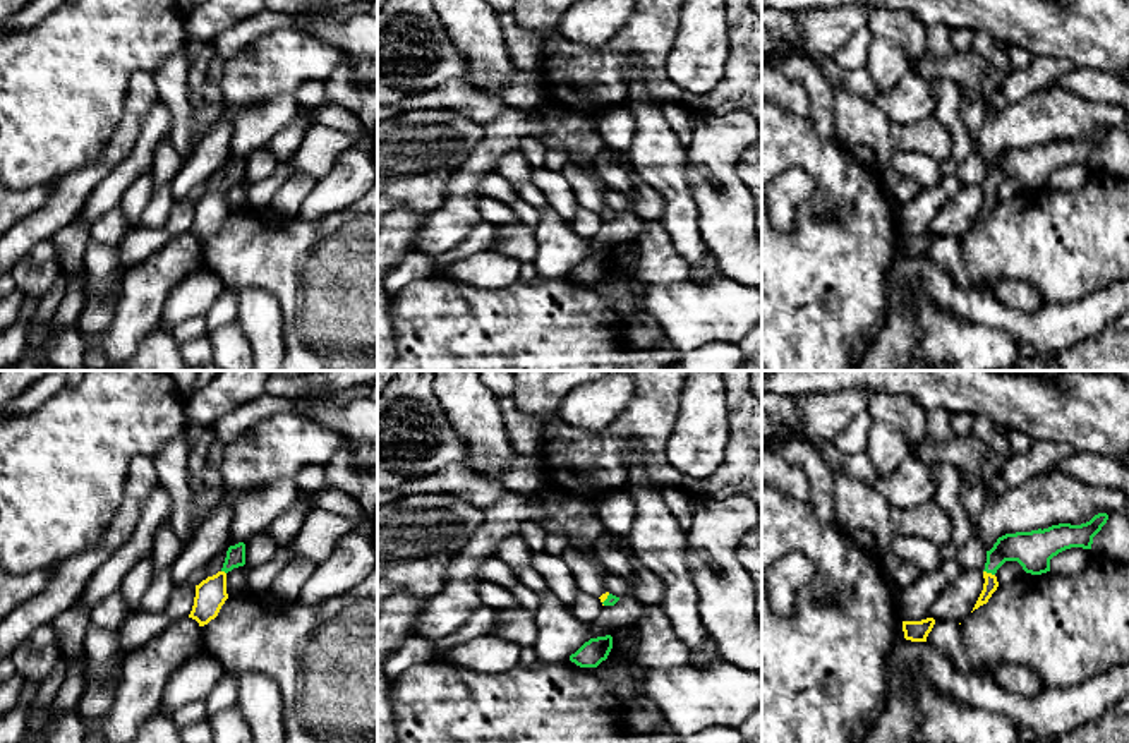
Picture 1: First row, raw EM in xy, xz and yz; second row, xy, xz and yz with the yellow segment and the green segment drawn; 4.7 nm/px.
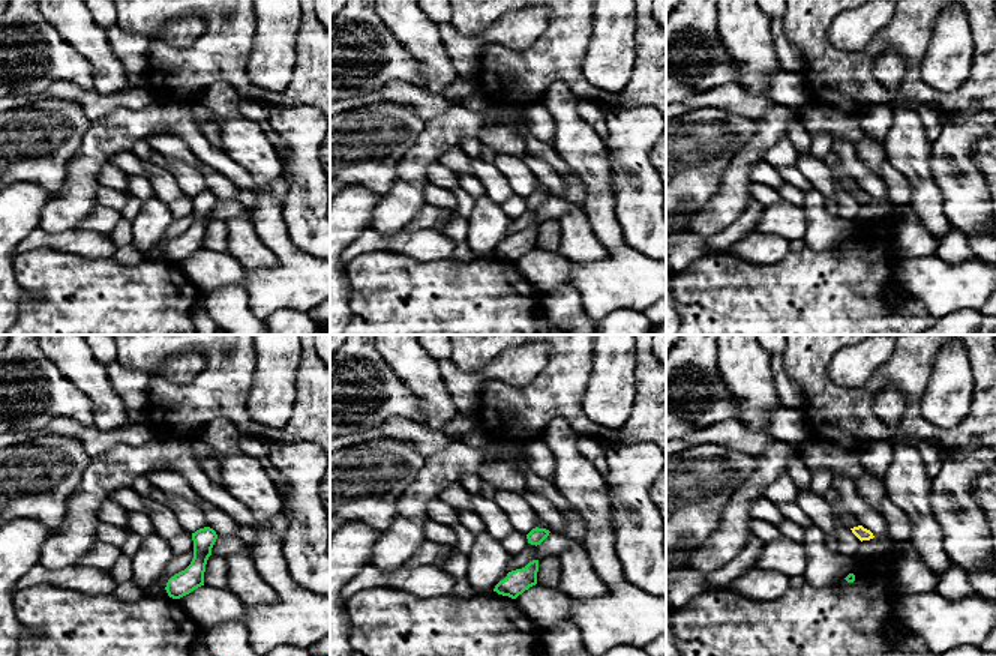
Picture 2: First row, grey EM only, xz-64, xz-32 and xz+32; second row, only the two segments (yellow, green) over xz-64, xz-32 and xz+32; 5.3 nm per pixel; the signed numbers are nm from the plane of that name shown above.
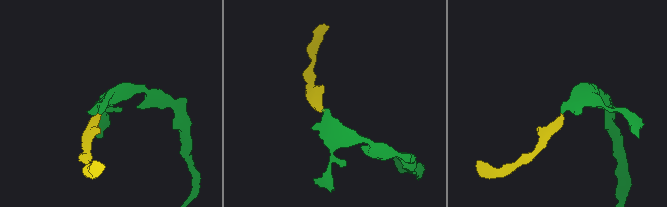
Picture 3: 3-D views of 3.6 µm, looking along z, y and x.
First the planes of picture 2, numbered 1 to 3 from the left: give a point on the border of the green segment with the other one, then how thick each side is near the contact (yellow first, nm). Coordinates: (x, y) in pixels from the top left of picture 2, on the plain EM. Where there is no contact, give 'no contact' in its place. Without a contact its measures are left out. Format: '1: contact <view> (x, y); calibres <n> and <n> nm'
1: no contact
2: no contact
3: no contact

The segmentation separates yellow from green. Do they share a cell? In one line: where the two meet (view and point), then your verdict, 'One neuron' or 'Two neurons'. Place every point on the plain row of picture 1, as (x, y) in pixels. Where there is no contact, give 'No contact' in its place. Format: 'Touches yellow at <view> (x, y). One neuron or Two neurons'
Touches yellow at yz (989, 189). One neuron

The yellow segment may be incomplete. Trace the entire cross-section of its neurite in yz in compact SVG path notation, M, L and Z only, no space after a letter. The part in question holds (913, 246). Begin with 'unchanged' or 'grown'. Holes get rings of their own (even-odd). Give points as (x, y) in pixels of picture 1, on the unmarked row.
unchanged; M927 233L921 237L903 237L904 254L911 257L927 257L927 252L932 247L933 240L933 233Z

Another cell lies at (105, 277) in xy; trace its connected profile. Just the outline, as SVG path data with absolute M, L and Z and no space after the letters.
M89 237L84 269L86 307L74 328L79 335L88 335L91 340L96 340L108 329L113 319L125 280L117 245L105 245Z

